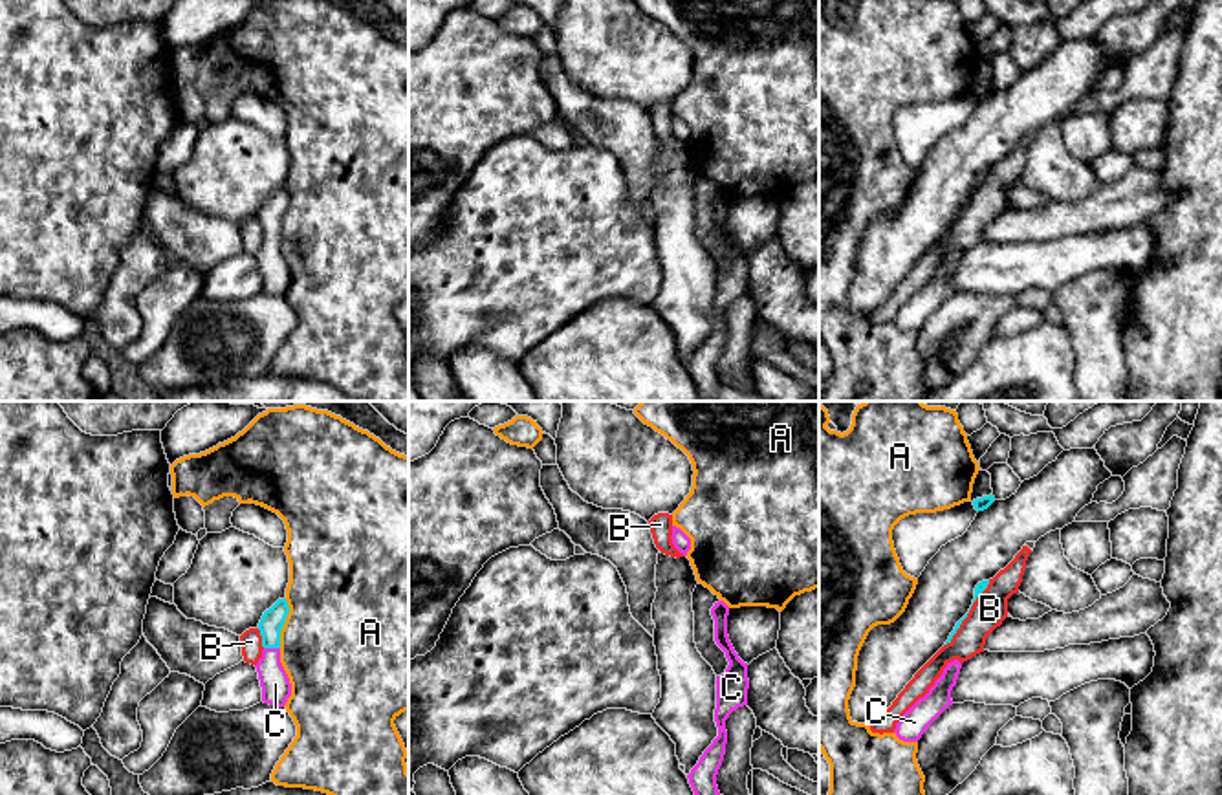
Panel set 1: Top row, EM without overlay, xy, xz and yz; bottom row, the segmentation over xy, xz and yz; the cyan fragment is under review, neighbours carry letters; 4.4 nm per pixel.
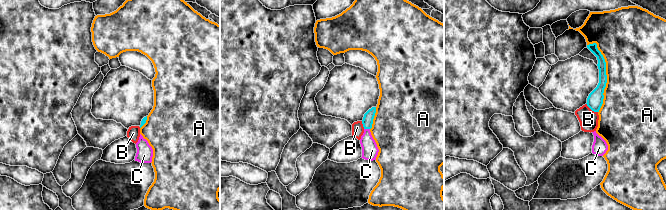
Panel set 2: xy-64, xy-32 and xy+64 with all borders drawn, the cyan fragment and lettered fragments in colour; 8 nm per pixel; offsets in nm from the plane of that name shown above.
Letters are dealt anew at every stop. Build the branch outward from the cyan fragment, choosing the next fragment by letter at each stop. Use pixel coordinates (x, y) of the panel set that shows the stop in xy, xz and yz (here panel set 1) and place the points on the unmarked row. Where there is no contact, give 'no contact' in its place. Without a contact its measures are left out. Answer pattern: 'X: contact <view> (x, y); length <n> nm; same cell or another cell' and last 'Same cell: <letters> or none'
A: contact xy (284, 211); length 220 nm; another cell
B: contact xy (262, 228); length 90 nm; another cell
C: contact xy (272, 237); length 70 nm; same cell
Same cell: C

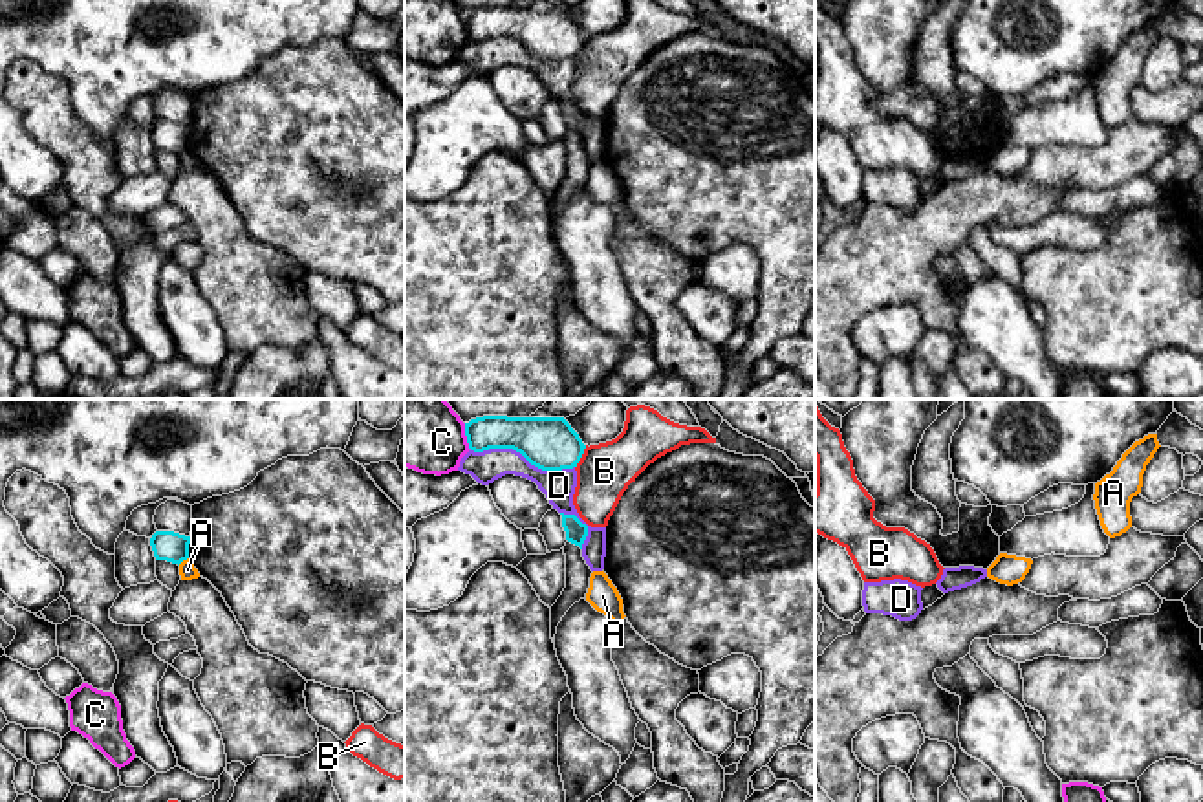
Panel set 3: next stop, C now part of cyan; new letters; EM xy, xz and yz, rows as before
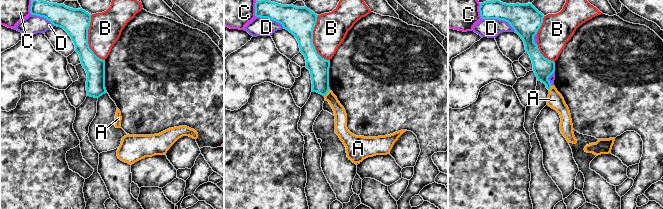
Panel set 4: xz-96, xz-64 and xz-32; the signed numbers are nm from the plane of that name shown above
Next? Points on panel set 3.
A: contact xy (182, 151); length 60 nm; another cell
B: contact xz (581, 46); length 120 nm; another cell
C: contact xz (466, 24); length 120 nm; another cell
D: contact xz (522, 44); length 460 nm; another cell
Same cell: none

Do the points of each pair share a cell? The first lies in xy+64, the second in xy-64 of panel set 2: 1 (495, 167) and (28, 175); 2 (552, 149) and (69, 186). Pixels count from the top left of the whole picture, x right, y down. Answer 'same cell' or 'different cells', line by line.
1: different cells
2: same cell

